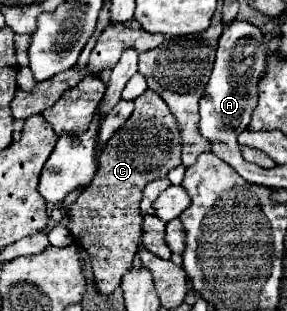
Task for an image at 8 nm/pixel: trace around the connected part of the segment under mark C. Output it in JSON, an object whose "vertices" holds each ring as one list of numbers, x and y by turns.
{"vertices":[[146,90,134,104,132,116,106,142,98,158,96,178,70,206,68,230,88,252,94,280,102,294,112,294,114,288,120,286,122,274,132,268,132,258,142,236,140,200,146,184,166,176,172,168,182,164,180,128,166,102,156,92]]}

